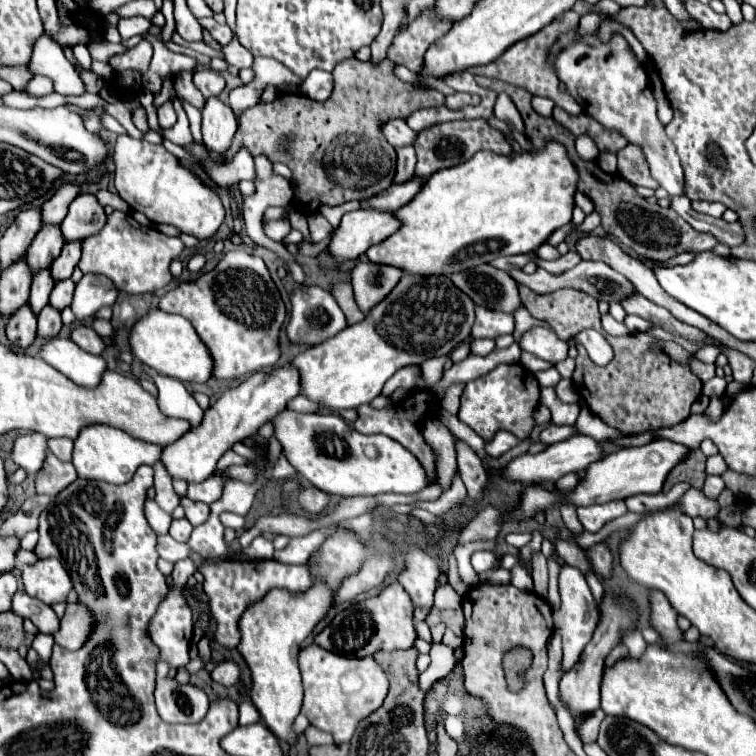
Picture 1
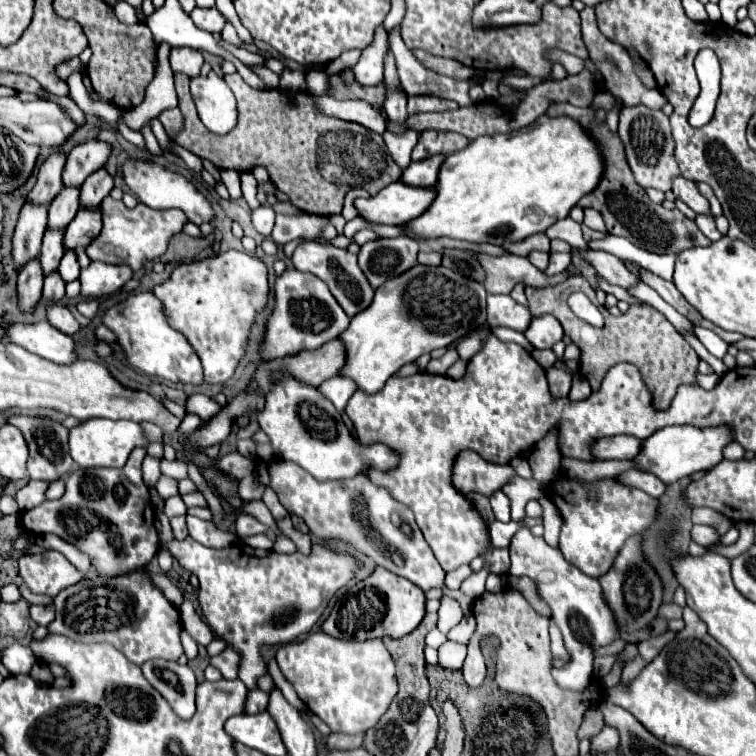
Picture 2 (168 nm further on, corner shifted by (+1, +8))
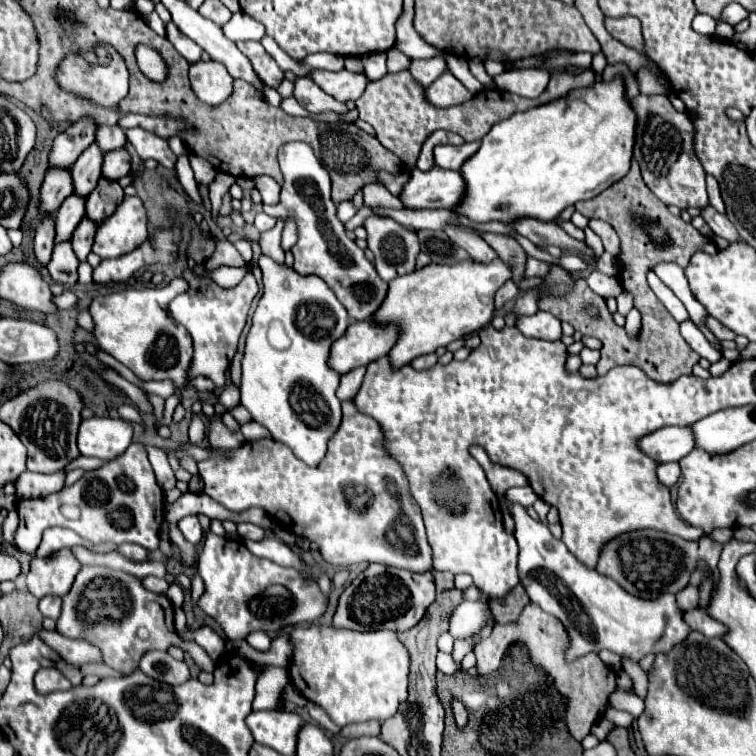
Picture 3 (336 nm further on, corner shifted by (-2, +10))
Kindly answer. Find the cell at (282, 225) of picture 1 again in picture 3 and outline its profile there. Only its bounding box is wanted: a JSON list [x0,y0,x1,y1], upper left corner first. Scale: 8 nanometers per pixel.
[255,212,275,232]

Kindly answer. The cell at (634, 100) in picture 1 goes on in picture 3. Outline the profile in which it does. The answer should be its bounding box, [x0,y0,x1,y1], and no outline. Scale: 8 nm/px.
[703,206,743,244]

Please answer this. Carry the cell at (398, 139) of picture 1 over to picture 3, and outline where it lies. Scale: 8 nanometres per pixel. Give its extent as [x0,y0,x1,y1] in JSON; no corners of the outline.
[293,78,347,112]

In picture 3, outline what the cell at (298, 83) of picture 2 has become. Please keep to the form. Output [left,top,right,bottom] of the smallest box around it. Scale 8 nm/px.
[311,70,369,104]

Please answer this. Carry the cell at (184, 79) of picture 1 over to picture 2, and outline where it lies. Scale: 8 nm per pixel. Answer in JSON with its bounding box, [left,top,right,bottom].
[170,48,204,78]

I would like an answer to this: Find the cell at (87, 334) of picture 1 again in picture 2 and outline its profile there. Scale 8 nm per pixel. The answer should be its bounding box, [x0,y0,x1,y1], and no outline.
[48,304,80,334]

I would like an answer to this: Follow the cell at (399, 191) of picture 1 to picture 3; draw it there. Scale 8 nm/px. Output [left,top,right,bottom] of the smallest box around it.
[435,140,479,170]

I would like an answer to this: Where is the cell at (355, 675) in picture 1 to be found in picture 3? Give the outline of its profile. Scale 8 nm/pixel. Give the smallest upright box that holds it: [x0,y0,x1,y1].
[289,626,409,726]

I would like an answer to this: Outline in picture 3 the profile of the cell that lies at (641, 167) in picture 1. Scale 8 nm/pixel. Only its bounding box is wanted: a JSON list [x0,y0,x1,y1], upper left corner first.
[631,94,709,210]

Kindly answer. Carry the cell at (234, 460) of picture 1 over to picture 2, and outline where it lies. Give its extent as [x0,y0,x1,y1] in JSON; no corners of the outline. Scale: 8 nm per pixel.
[160,459,188,480]

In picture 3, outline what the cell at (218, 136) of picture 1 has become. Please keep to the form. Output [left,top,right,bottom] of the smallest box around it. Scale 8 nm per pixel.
[189,60,233,106]

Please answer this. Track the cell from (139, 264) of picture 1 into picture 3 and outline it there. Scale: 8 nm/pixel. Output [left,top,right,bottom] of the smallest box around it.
[93,196,147,258]

